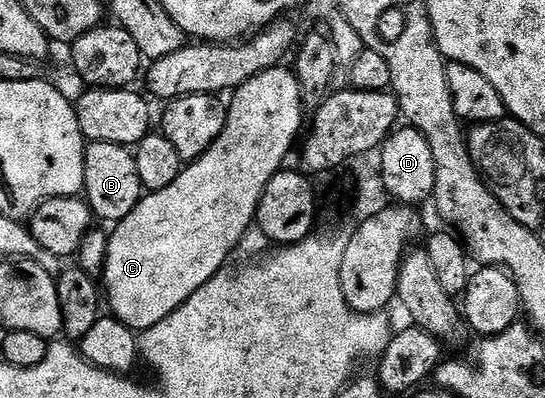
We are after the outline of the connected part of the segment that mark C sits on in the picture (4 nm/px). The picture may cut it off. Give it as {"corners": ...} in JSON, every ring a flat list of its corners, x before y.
{"corners":[[279,65,268,69,264,73,252,77,252,81,248,81,243,87,233,92,231,99,234,100,229,100,226,124,218,140,200,158,187,162,181,168,176,179,172,181,172,185,159,187,143,194,142,199,136,205,136,209,132,209,132,213,128,213,128,217,120,220,113,230,109,232,104,266,104,278,106,277,104,295,107,300,110,298,109,314,117,319,119,323,123,323,125,327,130,328,131,331,135,333,147,331,149,327,156,325,156,321,164,321,164,317,168,317,181,303,188,301,188,297,192,297,192,293,196,293,196,289,200,289,200,285,204,285,204,281,208,281,220,268,227,266,229,259,226,258,233,253,234,246,245,237,250,223,252,227,255,222,260,197,264,193,268,181,272,181,272,177,283,170,284,164,282,162,285,161,286,154,289,153,290,146,293,145,294,138,297,137,298,130,302,127,302,103,304,104,302,87,298,84,298,77,293,70,286,68,285,71,284,68,285,66]]}

